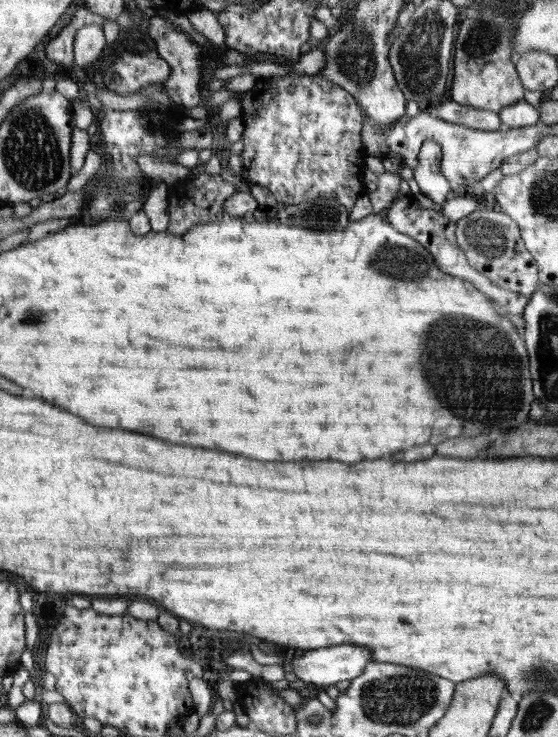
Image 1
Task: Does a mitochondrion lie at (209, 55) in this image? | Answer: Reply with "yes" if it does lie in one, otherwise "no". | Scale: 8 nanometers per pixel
no

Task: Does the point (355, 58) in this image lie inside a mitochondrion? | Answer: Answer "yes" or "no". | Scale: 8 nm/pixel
yes

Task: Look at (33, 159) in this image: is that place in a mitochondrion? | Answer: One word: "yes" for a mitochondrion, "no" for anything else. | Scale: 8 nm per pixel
yes

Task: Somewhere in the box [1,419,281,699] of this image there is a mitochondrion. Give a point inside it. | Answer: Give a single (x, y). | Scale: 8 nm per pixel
(47, 610)

